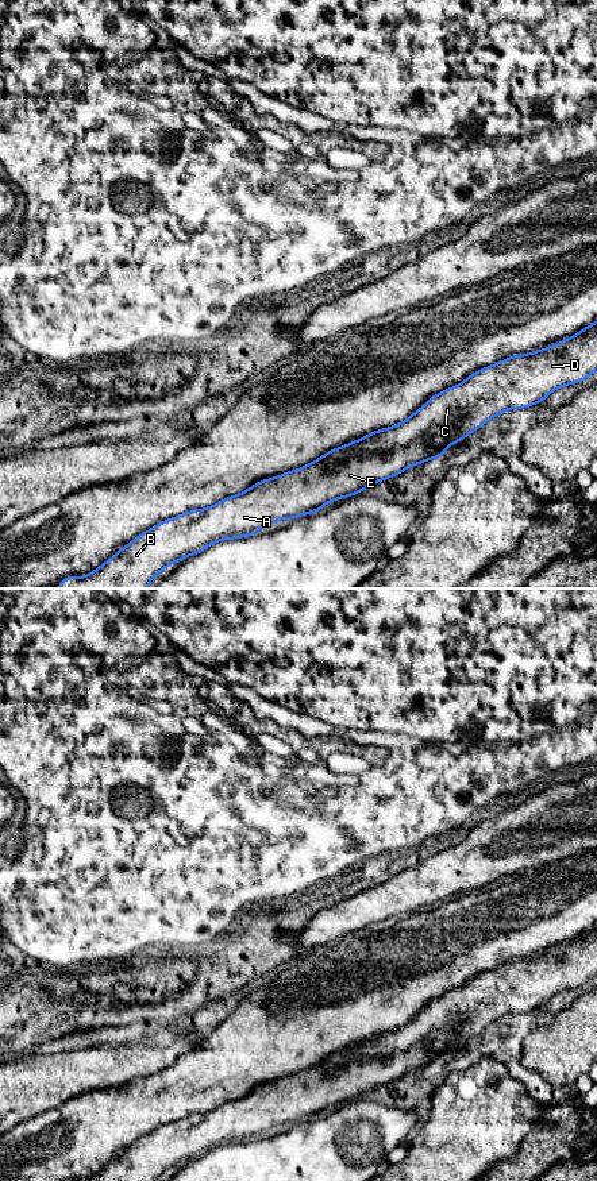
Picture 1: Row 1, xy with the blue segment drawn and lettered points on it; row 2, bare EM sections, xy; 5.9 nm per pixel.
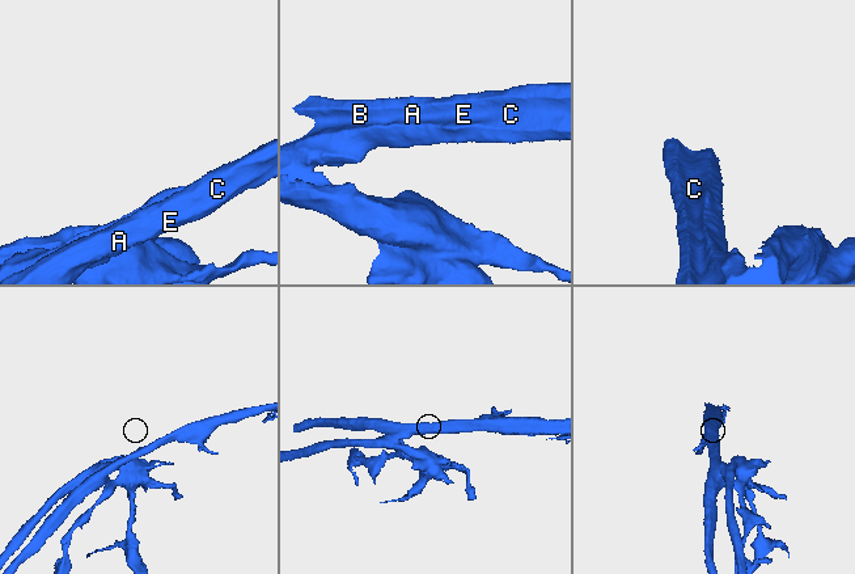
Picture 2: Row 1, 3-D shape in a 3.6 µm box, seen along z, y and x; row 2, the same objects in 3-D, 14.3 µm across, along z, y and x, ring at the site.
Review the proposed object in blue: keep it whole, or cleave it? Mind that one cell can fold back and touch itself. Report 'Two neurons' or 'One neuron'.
Two neurons

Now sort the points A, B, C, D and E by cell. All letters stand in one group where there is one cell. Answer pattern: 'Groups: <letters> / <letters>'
Groups: A B E / C D

